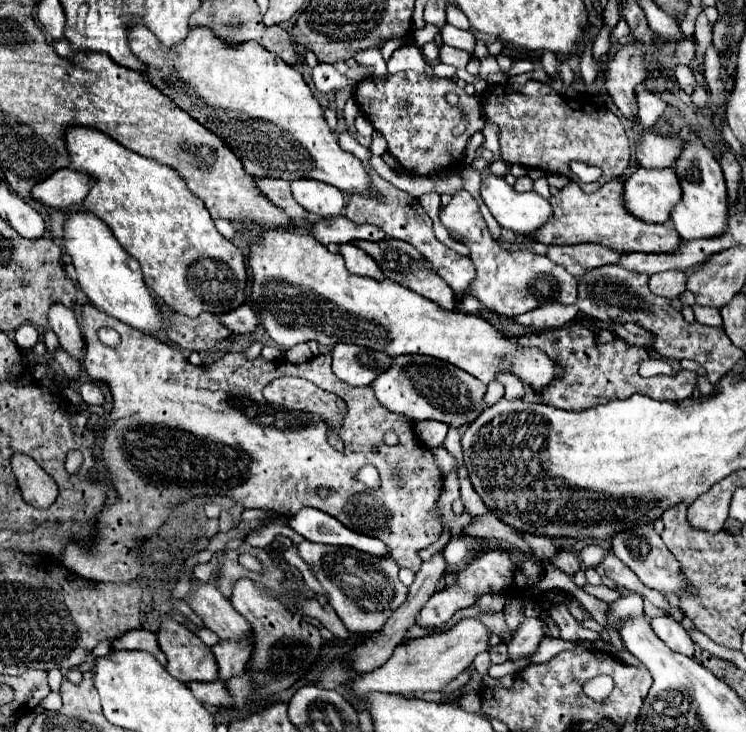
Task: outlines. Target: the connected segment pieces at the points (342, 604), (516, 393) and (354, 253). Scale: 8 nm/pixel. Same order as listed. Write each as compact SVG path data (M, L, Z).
M307 539L299 543L299 555L329 593L329 605L351 633L369 635L381 631L385 619L407 597L407 587L397 577L399 567L391 559L373 559L373 555L361 555L361 551L353 551L351 547L317 545Z
M511 373L499 375L497 381L505 385L505 397L507 399L519 399L519 397L525 397L525 393L527 393L525 387L523 387L523 383L517 377L513 377Z
M341 243L339 245L339 253L341 257L345 259L345 265L351 273L357 273L357 275L365 275L365 277L371 277L371 279L377 279L377 281L383 281L385 275L383 271L379 269L379 265L371 259L371 255L367 255L363 249L359 249L357 245L353 243Z

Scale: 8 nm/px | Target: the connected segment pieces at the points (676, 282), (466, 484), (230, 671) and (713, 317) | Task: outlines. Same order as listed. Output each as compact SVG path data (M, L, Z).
M665 271L665 273L655 273L649 279L649 289L667 299L675 299L685 291L685 279L687 275L683 271Z
M461 467L459 469L459 483L463 487L463 505L465 505L465 511L473 513L473 515L485 515L489 513L489 507L485 507L483 499L475 493L469 477L467 477L467 469Z
M219 641L215 647L211 647L211 651L215 655L221 681L227 681L245 671L245 665L249 661L249 647L241 647L239 643Z
M693 305L695 311L695 319L703 325L723 325L723 319L719 315L719 309L715 307L701 307L701 305Z

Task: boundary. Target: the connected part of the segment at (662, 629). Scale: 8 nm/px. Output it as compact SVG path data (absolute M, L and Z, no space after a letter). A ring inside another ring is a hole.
M655 617L651 621L651 627L655 631L655 635L667 645L671 647L673 651L677 653L683 653L687 657L693 657L693 651L695 651L695 643L691 641L691 637L687 635L687 631L677 623L673 621L671 617Z

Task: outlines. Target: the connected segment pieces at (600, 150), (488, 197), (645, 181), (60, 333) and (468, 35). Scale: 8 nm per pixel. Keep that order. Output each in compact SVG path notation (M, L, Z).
M527 81L519 91L511 85L487 85L483 91L483 115L499 127L501 157L507 163L541 167L545 173L563 173L571 181L579 181L579 177L569 169L571 161L601 167L601 179L597 183L585 183L587 193L593 193L607 181L625 175L625 169L629 167L629 139L615 113L607 107L595 107L589 101L561 97L549 85L539 81Z
M491 173L485 175L479 193L497 223L515 233L533 233L551 219L549 201L535 191L515 191L503 177L495 177Z
M635 169L623 179L625 209L645 223L665 223L681 199L673 169Z
M53 305L49 309L49 325L55 331L55 335L59 337L61 347L75 359L79 361L83 355L83 337L81 337L81 329L77 323L77 317L71 309L61 307L61 305Z
M445 25L443 31L441 31L441 37L443 37L443 43L449 45L449 47L457 47L457 49L465 49L465 51L473 51L473 45L475 45L475 37L471 31L463 31L463 29L457 29L453 25Z

